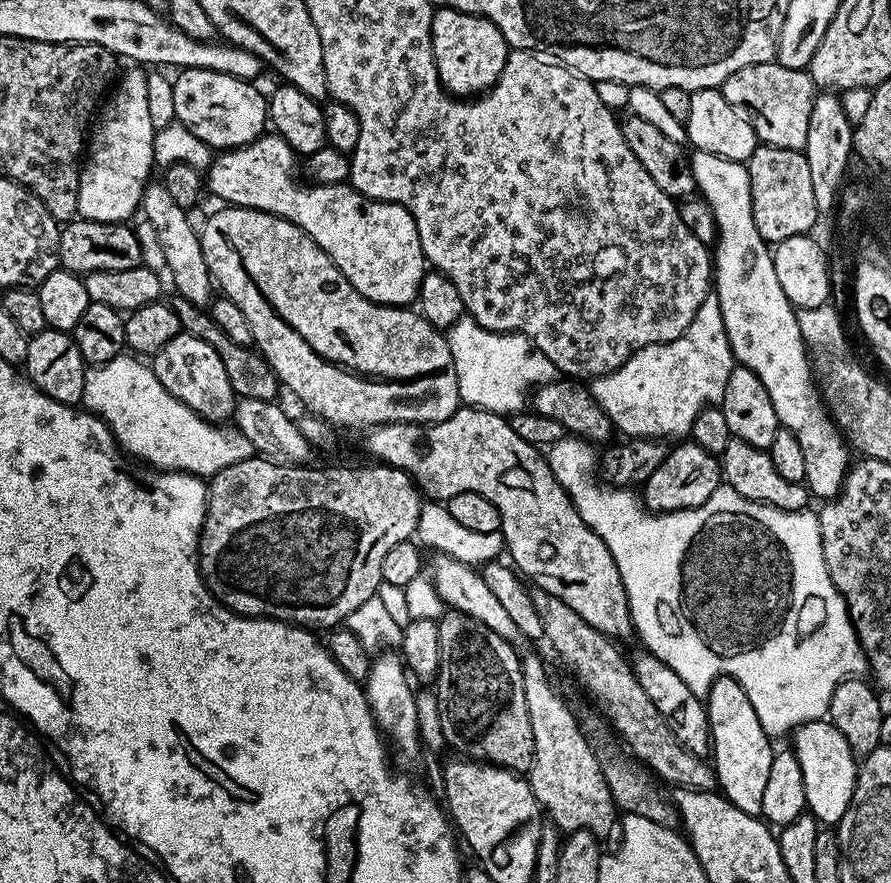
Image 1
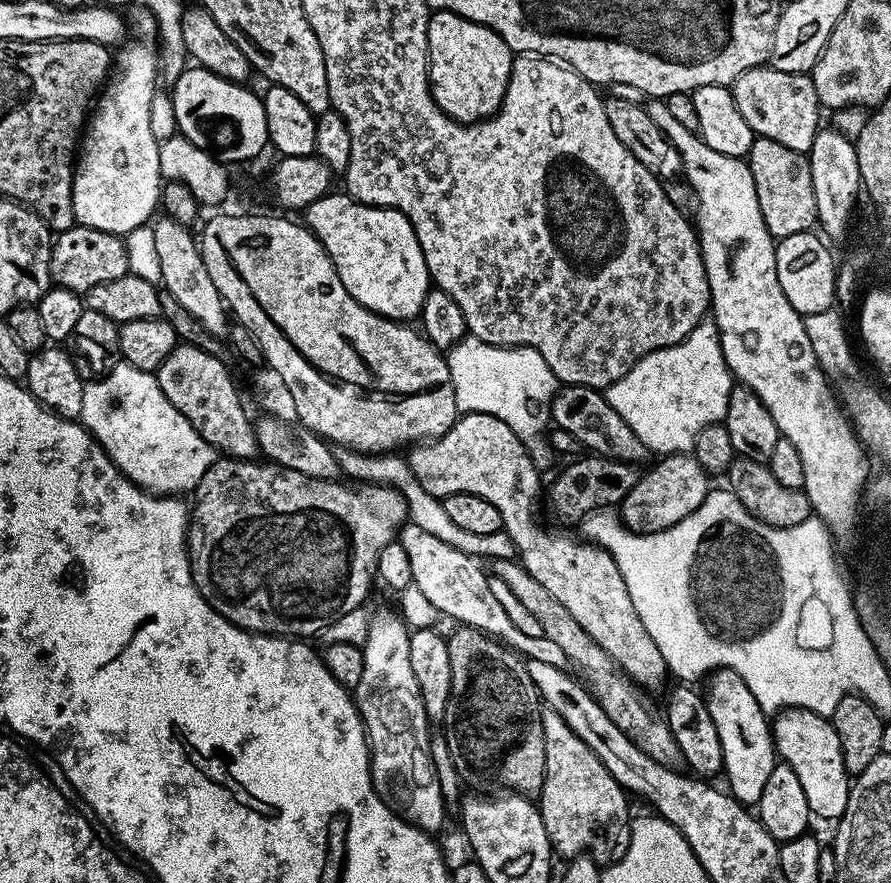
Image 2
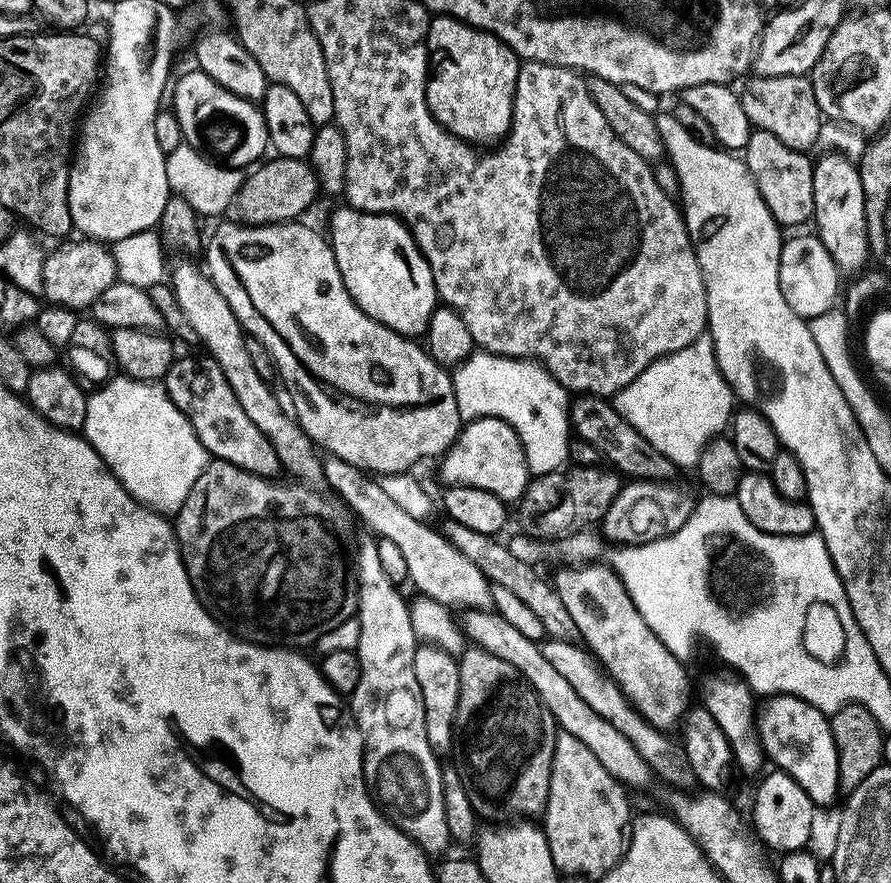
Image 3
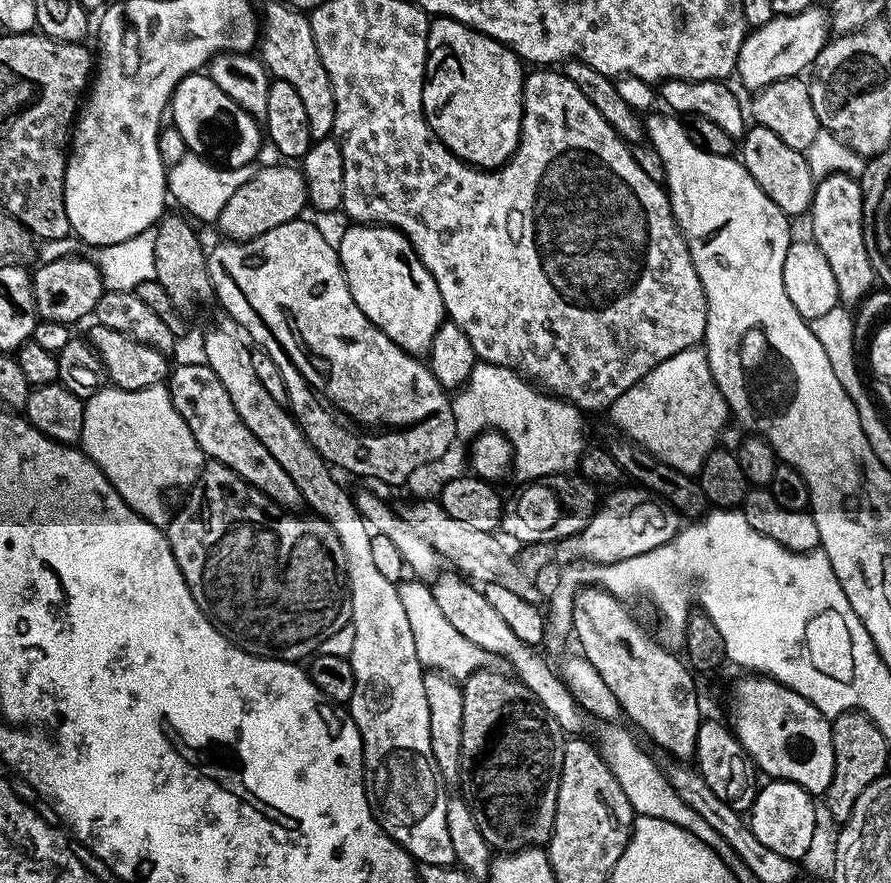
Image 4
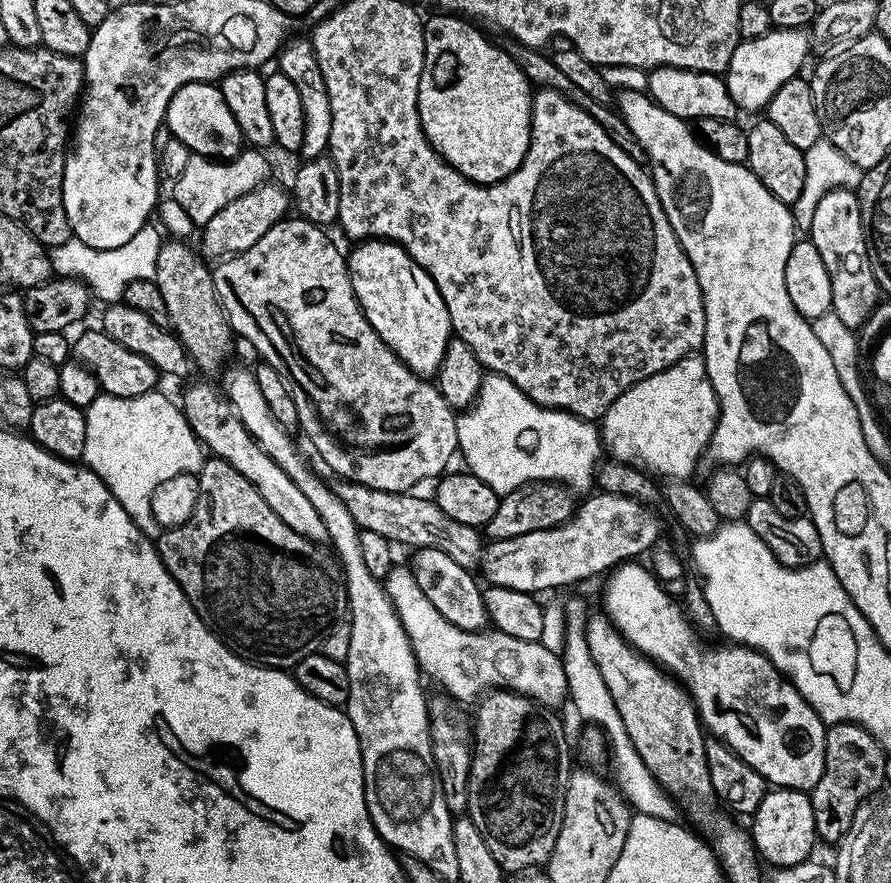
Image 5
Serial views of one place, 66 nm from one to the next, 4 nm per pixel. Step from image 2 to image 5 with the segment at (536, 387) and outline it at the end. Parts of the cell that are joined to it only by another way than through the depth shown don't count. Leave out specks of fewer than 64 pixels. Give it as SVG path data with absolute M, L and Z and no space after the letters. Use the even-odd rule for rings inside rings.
M499 374L485 375L476 403L471 408L461 411L457 415L456 443L458 445L459 455L461 457L464 455L464 460L468 463L465 464L467 471L472 472L478 478L482 478L482 482L486 482L486 486L490 486L501 494L513 492L514 490L518 490L518 486L533 484L539 480L554 480L557 484L562 484L565 488L572 489L573 493L581 494L580 492L584 491L584 493L587 493L589 491L587 488L589 487L591 489L593 487L598 461L601 459L600 452L602 453L602 436L595 423L579 420L577 416L571 416L568 412L560 412L557 408L544 408L540 404L534 403L530 398L526 398L526 394L522 394L522 390L518 390L518 386L514 386L514 382L510 382L507 378Z

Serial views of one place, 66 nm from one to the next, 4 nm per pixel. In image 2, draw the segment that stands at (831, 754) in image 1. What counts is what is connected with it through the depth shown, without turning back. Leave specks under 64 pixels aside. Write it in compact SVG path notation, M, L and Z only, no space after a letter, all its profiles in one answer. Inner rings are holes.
M806 706L803 708L787 707L771 721L771 729L777 757L792 767L794 774L798 774L798 782L802 782L802 790L806 790L809 812L839 820L846 810L850 777L842 762L842 746L838 742L838 734L834 730L831 719L820 716L817 712L812 712Z

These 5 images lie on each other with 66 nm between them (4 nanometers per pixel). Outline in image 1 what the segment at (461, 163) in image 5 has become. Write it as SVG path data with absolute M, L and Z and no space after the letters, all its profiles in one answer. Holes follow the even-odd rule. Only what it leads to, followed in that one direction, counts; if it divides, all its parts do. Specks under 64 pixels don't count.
M437 7L432 13L432 53L444 91L457 98L475 98L494 86L510 49L502 30L484 16Z

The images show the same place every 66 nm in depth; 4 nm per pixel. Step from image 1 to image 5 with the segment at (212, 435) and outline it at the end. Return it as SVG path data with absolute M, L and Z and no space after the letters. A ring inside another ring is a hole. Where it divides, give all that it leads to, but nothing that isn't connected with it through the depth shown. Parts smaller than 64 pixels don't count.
M147 392L138 398L118 398L107 394L98 397L86 409L86 446L82 457L86 467L98 474L102 482L106 482L110 494L114 494L114 498L122 502L122 510L130 514L134 526L138 526L138 530L142 530L142 534L146 534L154 542L160 539L162 531L150 506L154 488L174 475L183 472L199 473L206 459L205 449L192 433L183 411L177 405L175 408L162 392Z

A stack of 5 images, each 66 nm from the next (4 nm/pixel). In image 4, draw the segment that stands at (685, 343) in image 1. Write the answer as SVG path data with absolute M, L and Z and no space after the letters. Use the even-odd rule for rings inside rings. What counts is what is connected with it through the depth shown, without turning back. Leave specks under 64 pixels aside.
M703 347L687 348L674 358L666 358L650 374L643 376L638 383L630 386L626 394L617 398L611 406L610 415L617 424L619 431L634 444L640 444L650 454L654 454L662 462L674 466L674 470L682 470L687 476L696 476L702 470L702 462L717 447L716 439L724 428L724 423L730 420L728 403L722 398L718 386L714 382L714 374L710 370L708 353Z

